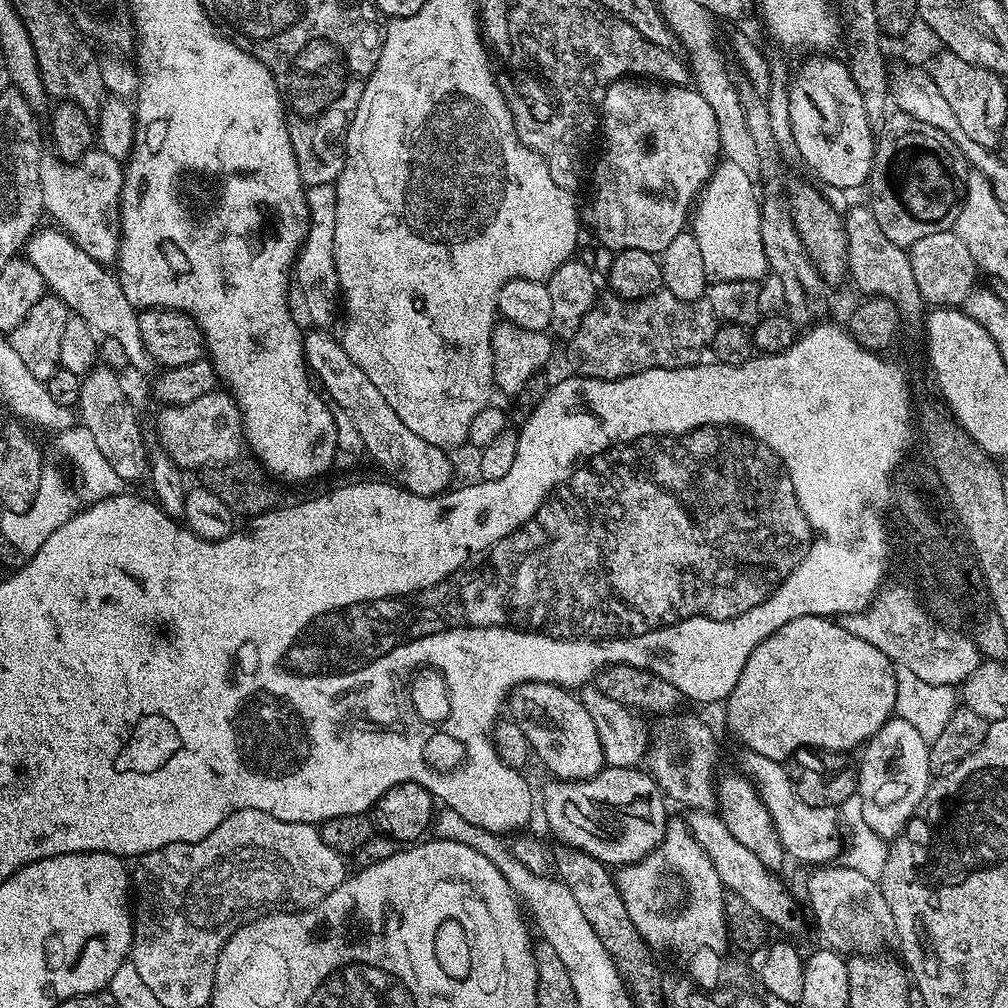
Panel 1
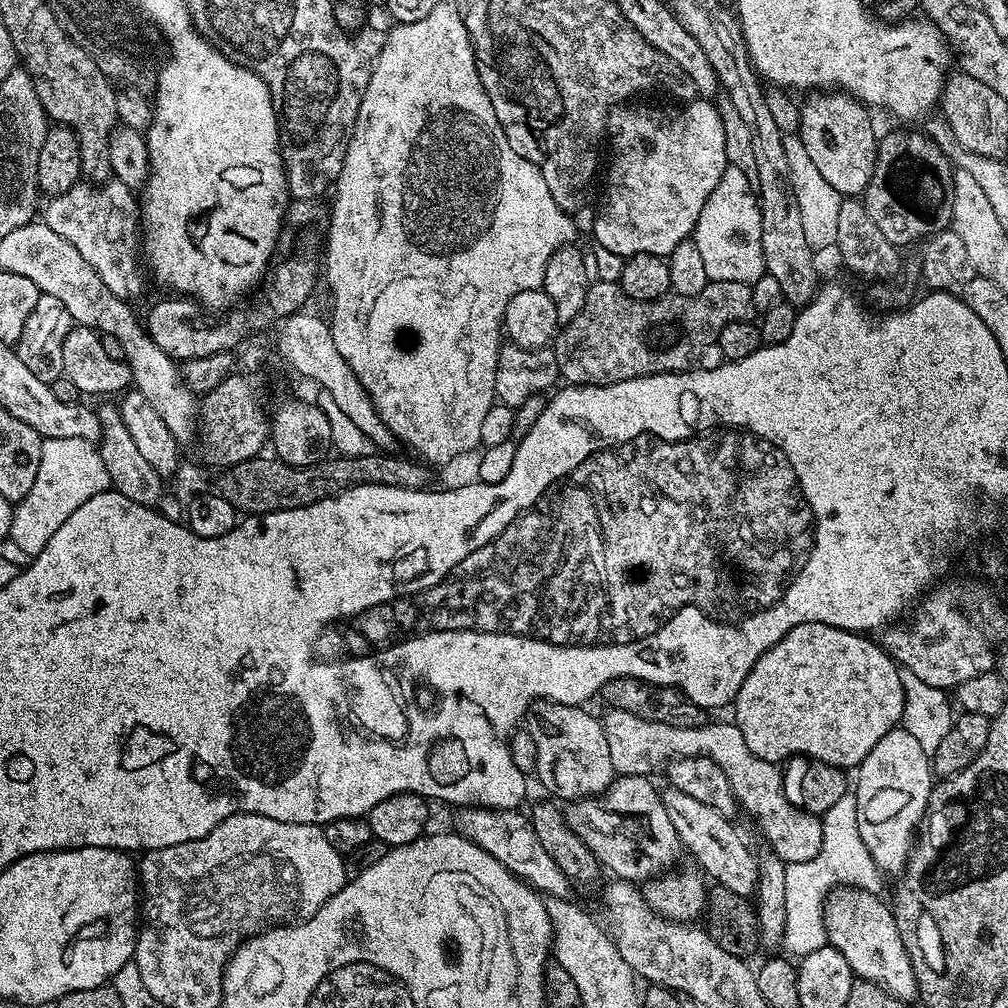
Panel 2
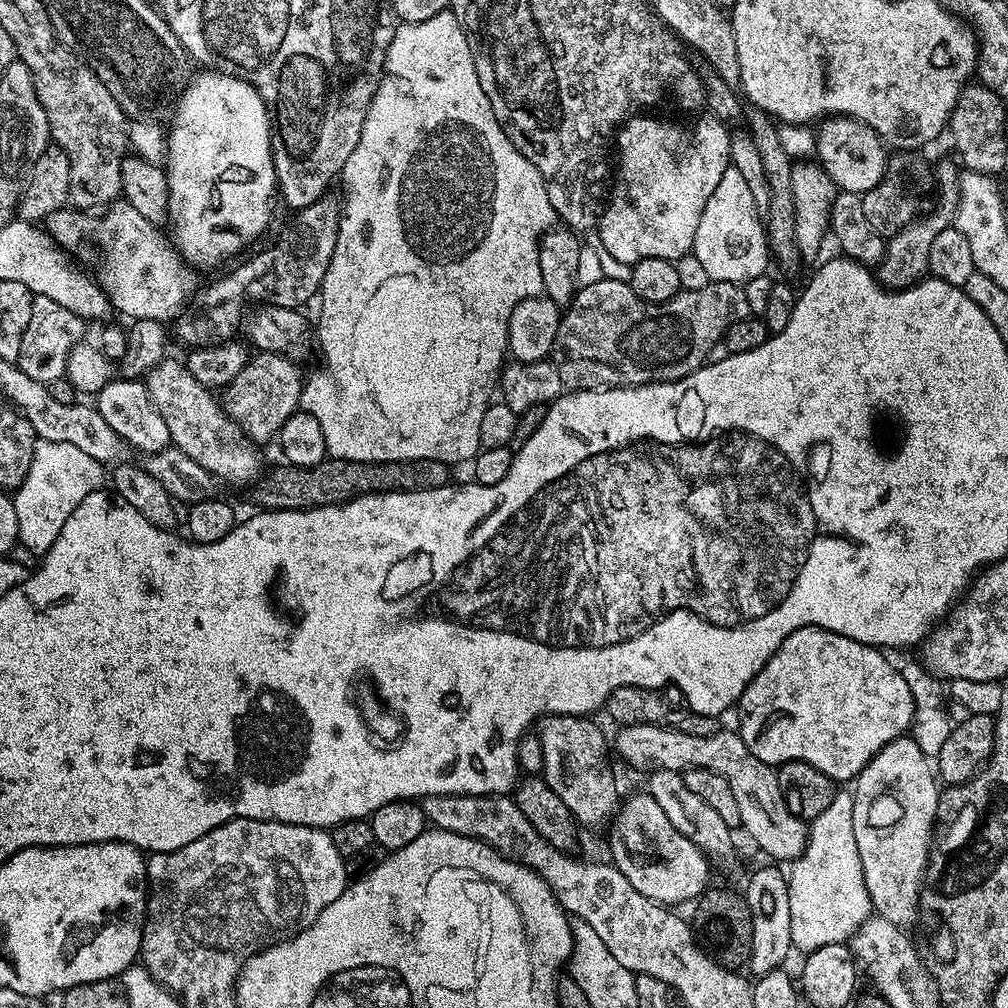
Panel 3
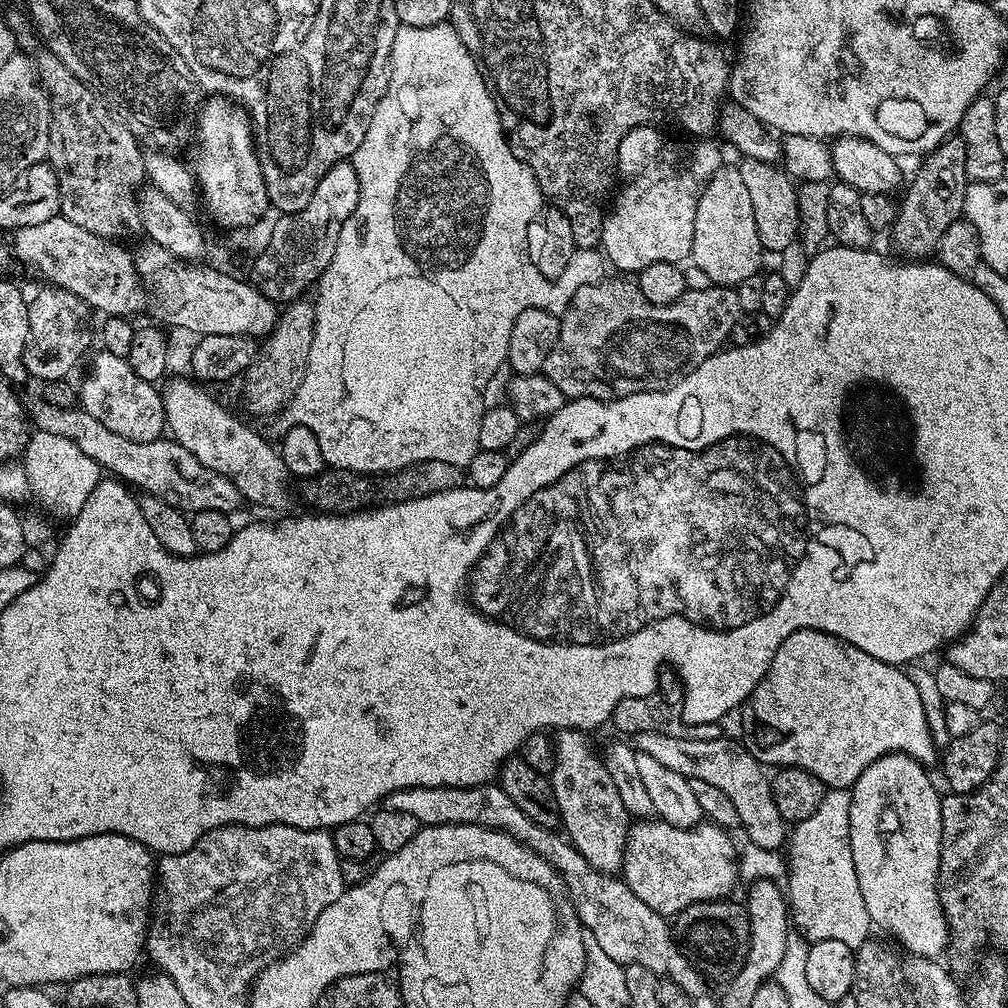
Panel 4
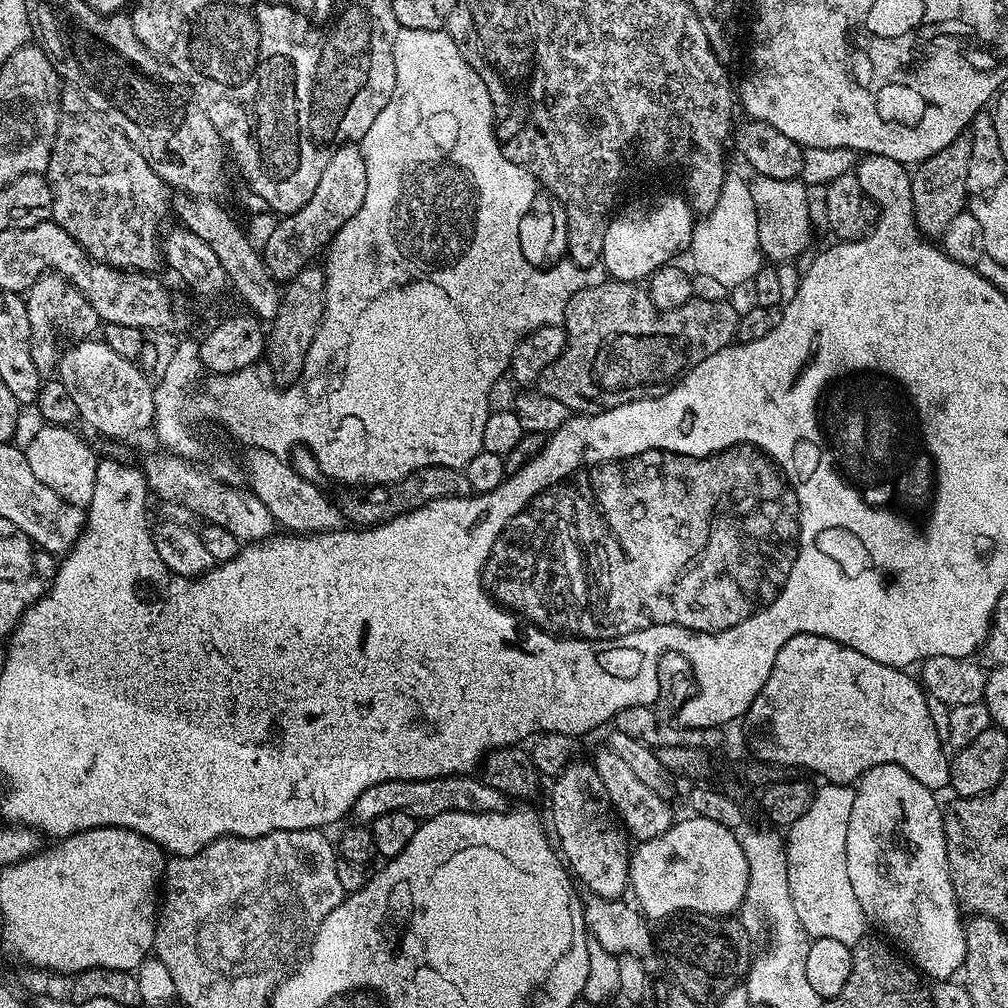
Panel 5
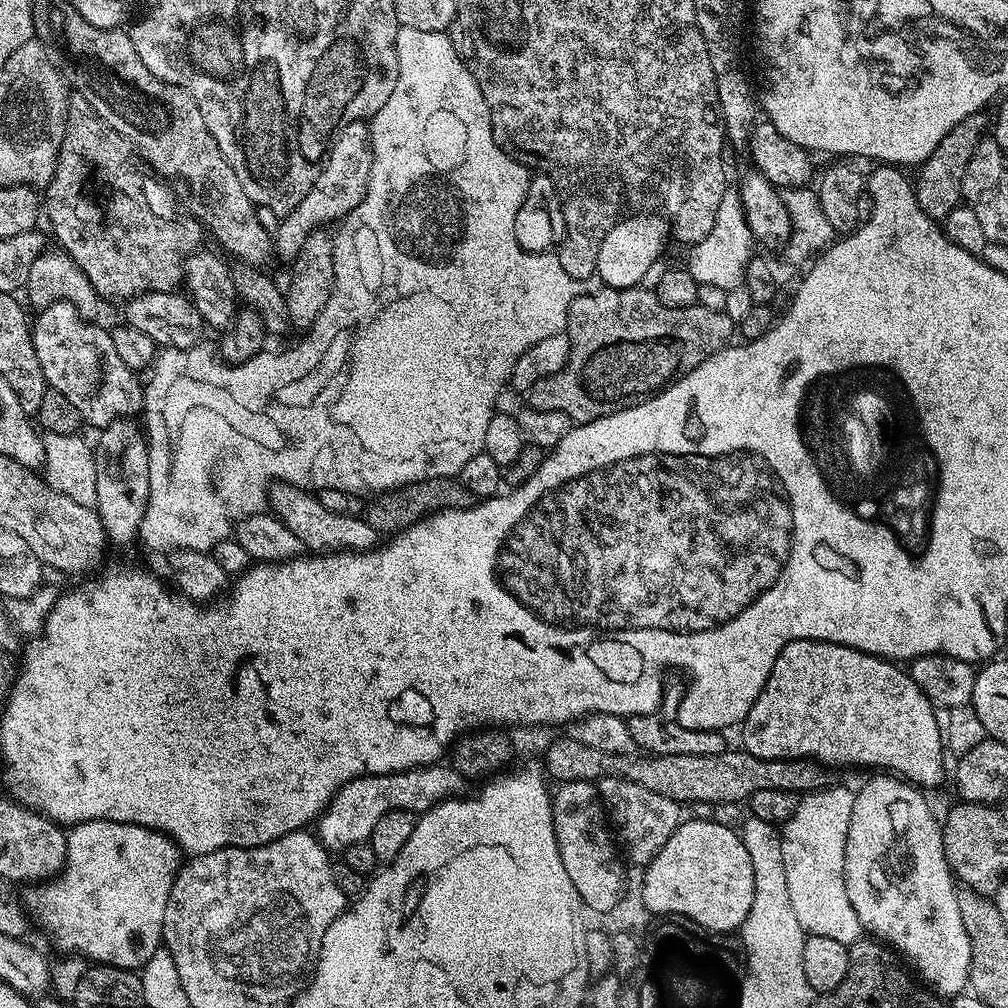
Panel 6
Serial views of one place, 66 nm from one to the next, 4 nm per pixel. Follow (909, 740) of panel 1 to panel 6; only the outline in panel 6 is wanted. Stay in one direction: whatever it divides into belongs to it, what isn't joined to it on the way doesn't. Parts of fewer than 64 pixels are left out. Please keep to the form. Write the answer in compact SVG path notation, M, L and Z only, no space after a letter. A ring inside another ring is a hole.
M876 774L873 780L865 782L858 788L854 798L854 814L850 814L850 830L846 838L846 854L844 855L844 881L846 894L850 894L850 906L854 906L854 914L858 914L861 929L869 937L883 942L889 949L901 952L914 967L917 968L919 979L933 991L945 998L955 998L968 988L968 971L970 970L970 938L966 938L966 926L962 926L962 914L958 914L957 881L948 866L944 853L944 834L939 819L932 817L932 808L924 801L925 793L917 785L895 775Z

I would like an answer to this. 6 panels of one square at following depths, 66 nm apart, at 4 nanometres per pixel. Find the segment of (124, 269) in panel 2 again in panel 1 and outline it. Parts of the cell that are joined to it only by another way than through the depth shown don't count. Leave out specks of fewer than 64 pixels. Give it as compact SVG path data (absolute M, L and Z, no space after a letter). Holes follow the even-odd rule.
M93 150L81 160L66 164L54 154L44 154L40 158L40 181L42 182L42 202L44 211L57 220L59 231L67 234L90 258L105 266L111 265L120 253L120 195L124 185L124 170L121 161L110 158L110 154Z

